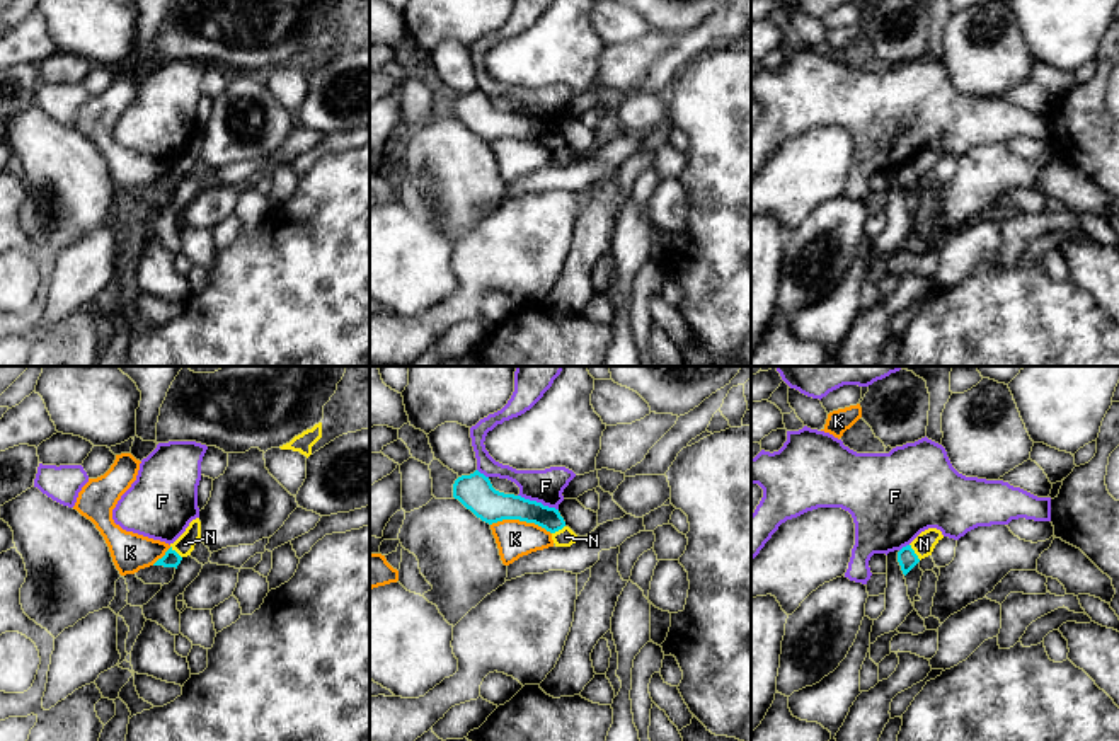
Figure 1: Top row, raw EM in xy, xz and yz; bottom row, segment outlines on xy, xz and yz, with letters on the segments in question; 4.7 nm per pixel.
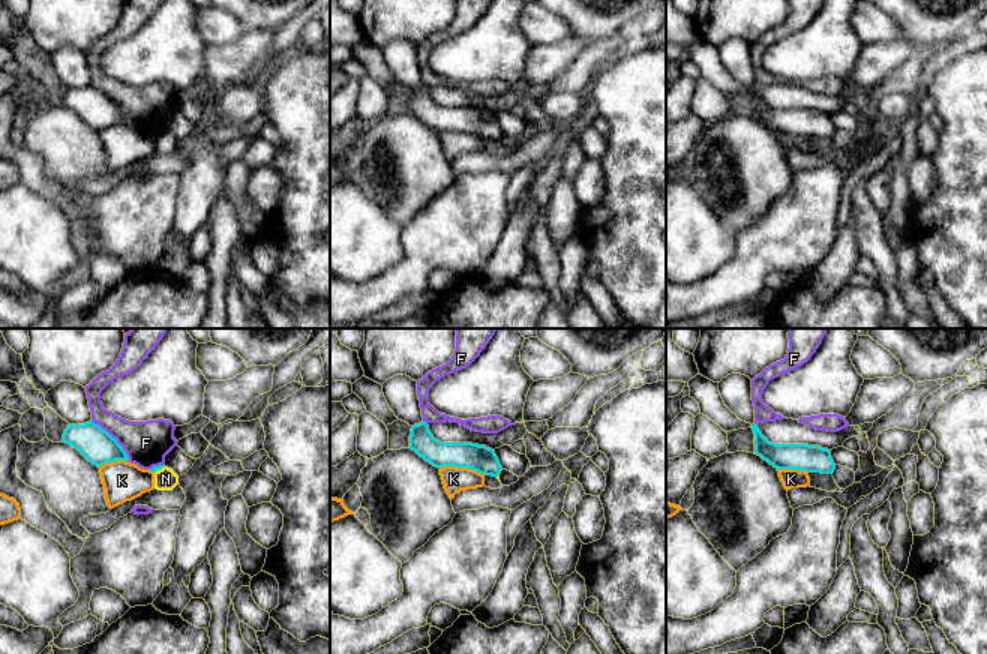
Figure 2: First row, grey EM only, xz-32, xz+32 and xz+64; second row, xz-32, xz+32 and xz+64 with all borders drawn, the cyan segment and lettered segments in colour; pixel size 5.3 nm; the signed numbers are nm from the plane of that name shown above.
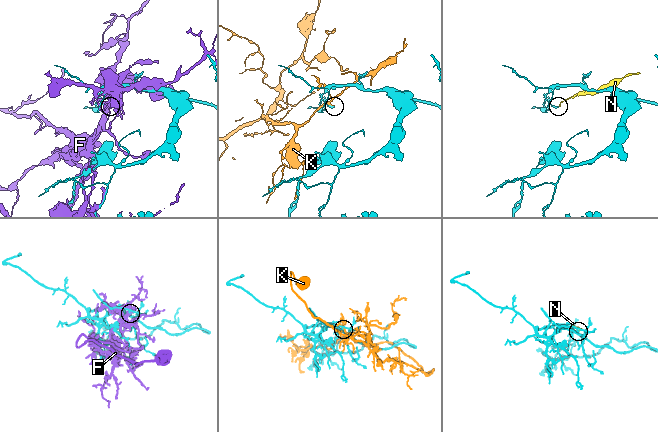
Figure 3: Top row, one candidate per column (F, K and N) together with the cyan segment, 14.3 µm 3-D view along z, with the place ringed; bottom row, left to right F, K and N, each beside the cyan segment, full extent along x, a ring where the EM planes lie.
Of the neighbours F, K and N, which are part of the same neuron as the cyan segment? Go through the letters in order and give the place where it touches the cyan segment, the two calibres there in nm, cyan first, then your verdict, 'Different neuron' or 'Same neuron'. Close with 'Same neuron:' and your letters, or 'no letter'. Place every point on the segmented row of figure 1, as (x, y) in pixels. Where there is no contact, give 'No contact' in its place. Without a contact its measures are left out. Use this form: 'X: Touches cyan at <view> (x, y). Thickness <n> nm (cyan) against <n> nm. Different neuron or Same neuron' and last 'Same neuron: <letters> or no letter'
F: Touches cyan at xz (539, 503). Thickness 160 nm (cyan) against 160 nm. Different neuron
K: Touches cyan at xz (522, 520). Thickness 160 nm (cyan) against 180 nm. Different neuron
N: Touches cyan at yz (913, 552). Thickness 90 nm (cyan) against 100 nm. Different neuron
Same neuron: no letter

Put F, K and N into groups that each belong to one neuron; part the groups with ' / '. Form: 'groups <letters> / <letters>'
groups F / K / N

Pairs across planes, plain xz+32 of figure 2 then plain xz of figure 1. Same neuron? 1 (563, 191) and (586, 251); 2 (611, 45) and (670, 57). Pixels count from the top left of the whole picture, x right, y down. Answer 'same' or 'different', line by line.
1: different
2: same

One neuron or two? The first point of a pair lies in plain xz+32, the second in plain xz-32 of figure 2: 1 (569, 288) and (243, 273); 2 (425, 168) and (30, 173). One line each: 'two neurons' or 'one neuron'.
1: two neurons
2: two neurons

